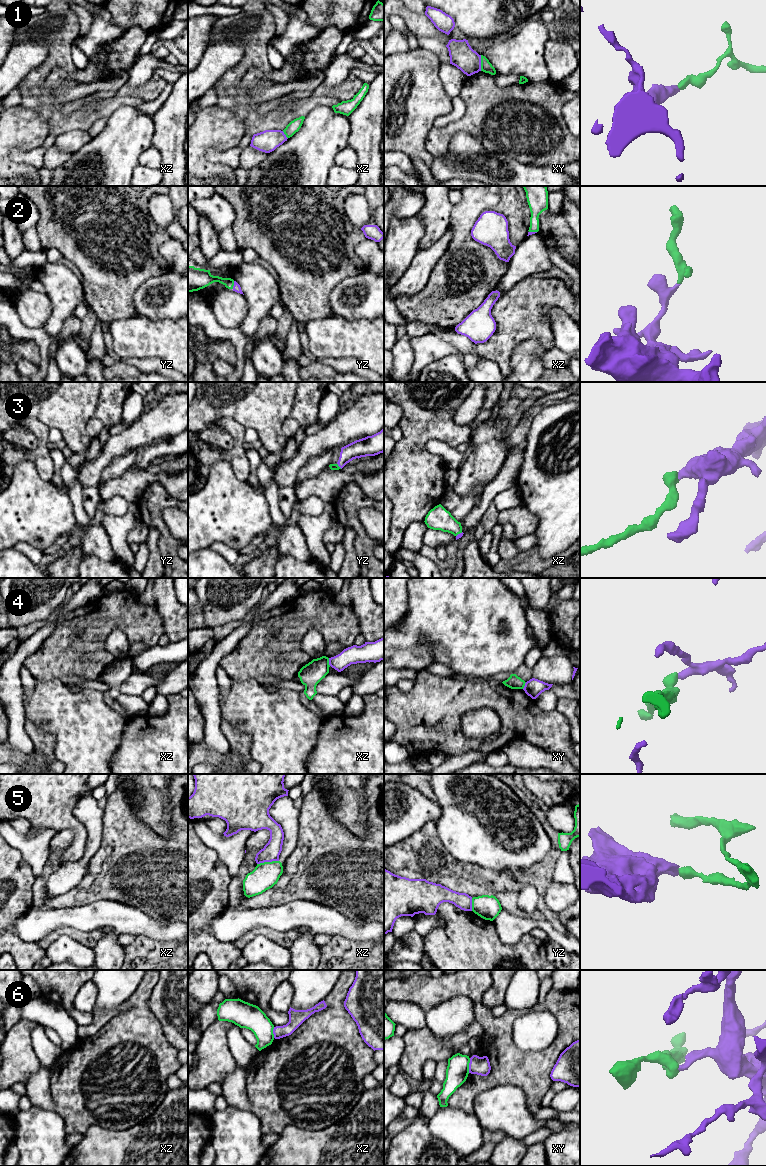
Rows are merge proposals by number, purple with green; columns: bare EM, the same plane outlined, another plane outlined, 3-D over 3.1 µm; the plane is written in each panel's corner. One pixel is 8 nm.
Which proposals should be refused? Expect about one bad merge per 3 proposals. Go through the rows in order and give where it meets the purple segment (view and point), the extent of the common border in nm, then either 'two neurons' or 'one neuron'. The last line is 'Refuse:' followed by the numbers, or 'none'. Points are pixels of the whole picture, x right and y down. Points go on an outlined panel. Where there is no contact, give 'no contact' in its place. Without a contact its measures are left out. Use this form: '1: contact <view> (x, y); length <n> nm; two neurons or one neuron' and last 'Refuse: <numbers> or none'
1: contact xy (480, 63); length 130 nm; two neurons
2: contact yz (234, 285); length 70 nm; one neuron
3: contact xz (460, 533); length 70 nm; one neuron
4: contact xz (329, 662); length 70 nm; two neurons
5: contact xz (267, 861); length 180 nm; two neurons
6: contact xy (469, 1065); length 120 nm; two neurons
Refuse: 1, 4, 5, 6

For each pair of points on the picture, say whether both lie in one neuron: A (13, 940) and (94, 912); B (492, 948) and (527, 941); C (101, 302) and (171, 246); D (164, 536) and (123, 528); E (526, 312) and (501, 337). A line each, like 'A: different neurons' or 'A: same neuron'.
A: different neurons
B: same neuron
C: different neurons
D: different neurons
E: same neuron

